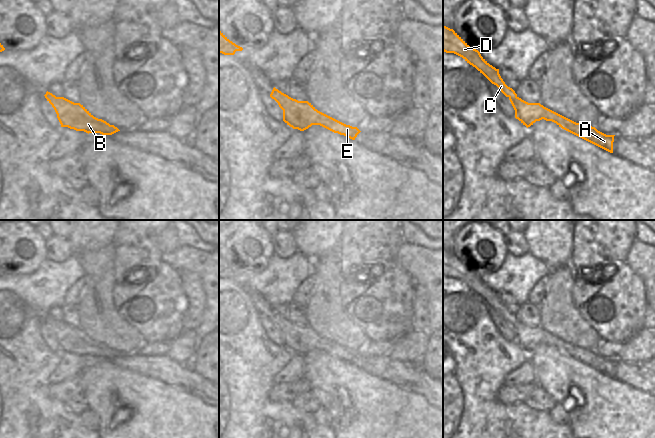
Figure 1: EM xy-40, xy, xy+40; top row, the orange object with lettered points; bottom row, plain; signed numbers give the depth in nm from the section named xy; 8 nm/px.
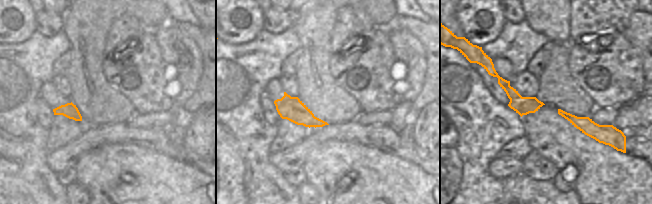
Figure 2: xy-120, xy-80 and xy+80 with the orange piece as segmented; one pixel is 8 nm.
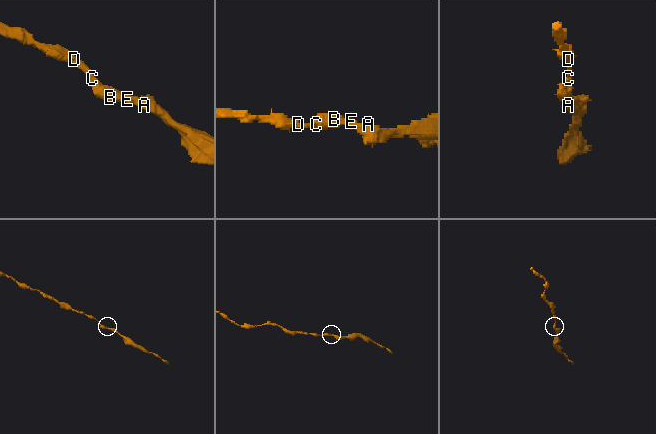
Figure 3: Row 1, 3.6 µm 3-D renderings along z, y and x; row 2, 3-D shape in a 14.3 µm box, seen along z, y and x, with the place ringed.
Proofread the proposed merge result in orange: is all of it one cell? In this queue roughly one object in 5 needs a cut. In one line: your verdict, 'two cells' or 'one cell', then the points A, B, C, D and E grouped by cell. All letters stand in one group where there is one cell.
one cell; A B C D E

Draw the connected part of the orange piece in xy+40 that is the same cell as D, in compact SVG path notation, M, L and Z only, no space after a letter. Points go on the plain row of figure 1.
M443 249L443 275L454 277L462 281L467 287L475 291L492 308L496 309L501 316L509 322L514 334L515 342L527 352L536 345L542 343L556 347L562 353L613 377L615 359L606 359L595 351L576 347L546 331L540 327L528 327L517 320L515 315L508 311L499 298L499 293L490 289L480 276L470 271L453 253Z

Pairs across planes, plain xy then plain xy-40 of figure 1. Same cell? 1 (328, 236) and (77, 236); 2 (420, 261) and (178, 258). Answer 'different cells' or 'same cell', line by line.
1: same cell
2: same cell

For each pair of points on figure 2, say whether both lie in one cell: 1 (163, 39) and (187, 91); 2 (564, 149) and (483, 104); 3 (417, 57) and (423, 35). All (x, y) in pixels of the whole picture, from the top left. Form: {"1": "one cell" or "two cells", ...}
{"1": "one cell", "2": "two cells", "3": "two cells"}

